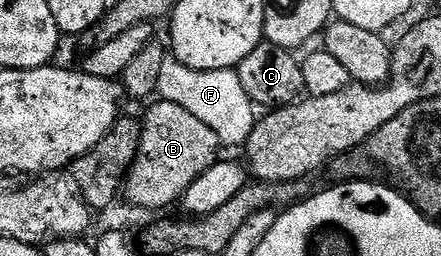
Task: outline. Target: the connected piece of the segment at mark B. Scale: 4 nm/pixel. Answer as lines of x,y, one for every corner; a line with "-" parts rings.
161,101
151,102
150,105
146,116
140,119
140,149
130,172
126,174
124,199
146,211
162,211
173,203
175,206
188,185
192,185
192,181
196,181
196,177
200,177
200,173
207,171
212,164
219,162
220,144
216,133
212,133
204,121
192,117
188,109

